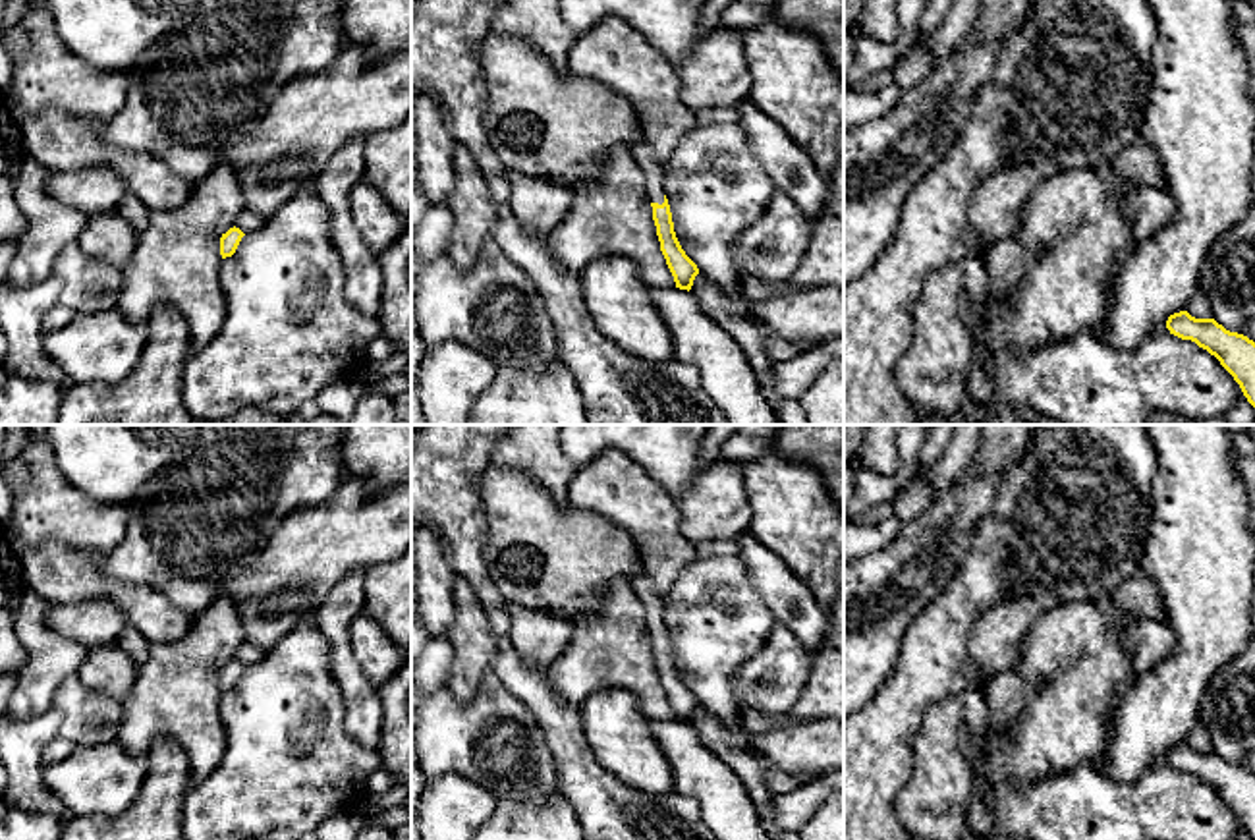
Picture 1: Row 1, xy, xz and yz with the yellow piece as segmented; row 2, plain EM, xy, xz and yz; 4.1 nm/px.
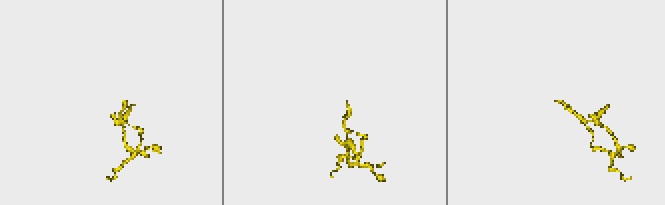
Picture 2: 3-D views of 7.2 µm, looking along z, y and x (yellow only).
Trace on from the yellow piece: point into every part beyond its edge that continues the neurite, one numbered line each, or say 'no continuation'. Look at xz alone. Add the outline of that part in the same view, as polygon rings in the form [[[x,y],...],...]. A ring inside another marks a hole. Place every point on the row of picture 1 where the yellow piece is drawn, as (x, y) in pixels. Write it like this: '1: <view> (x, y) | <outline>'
1: xz (643, 153) | [[[643,139],[635,149],[633,149],[633,158],[639,162],[645,174],[645,189],[649,195],[651,203],[664,203],[664,166],[658,162],[655,154],[655,147]]]

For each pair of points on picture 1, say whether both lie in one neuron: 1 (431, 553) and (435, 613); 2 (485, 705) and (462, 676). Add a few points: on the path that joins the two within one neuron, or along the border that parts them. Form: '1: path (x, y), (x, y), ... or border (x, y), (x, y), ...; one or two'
1: path (431, 568), (433, 597); one
2: border (491, 667), (468, 700), (456, 700), (450, 694); two

